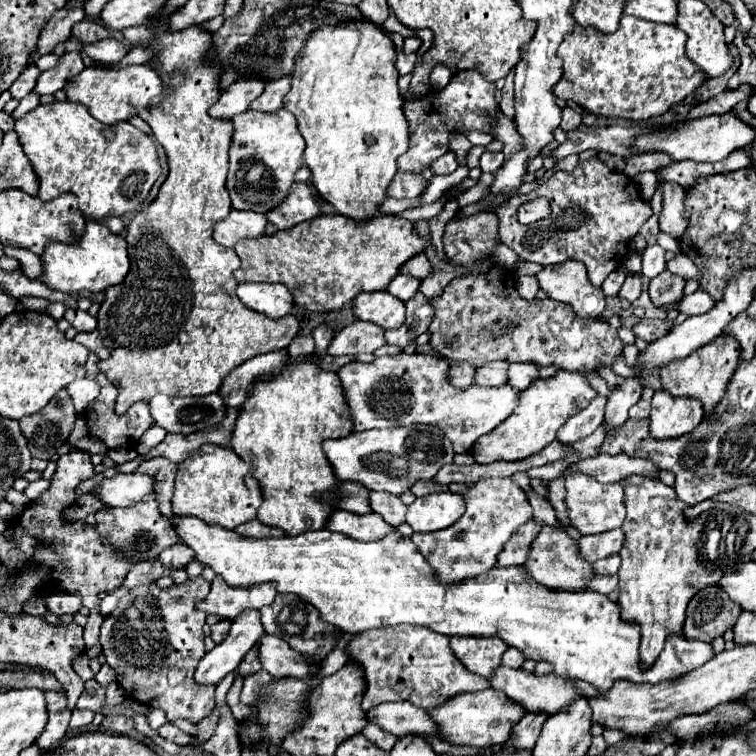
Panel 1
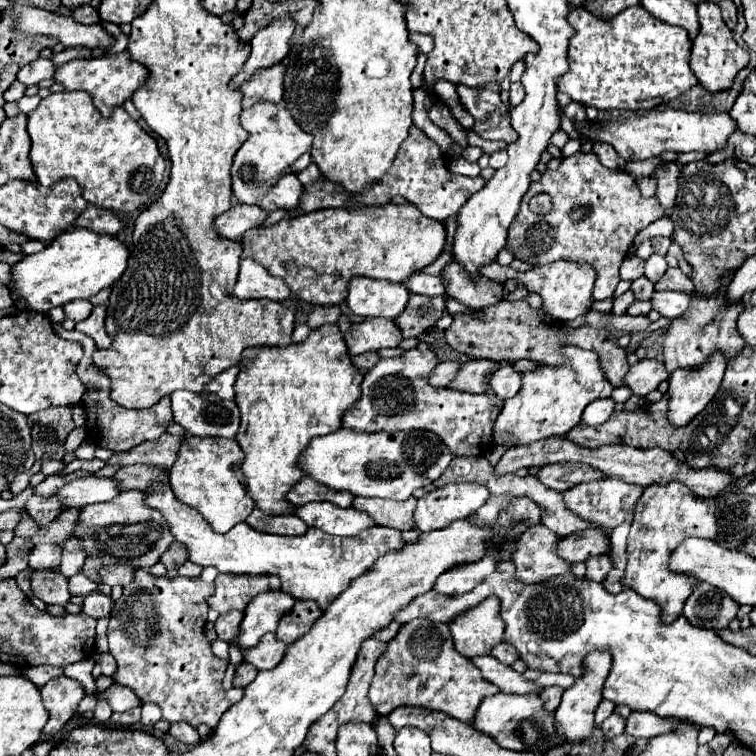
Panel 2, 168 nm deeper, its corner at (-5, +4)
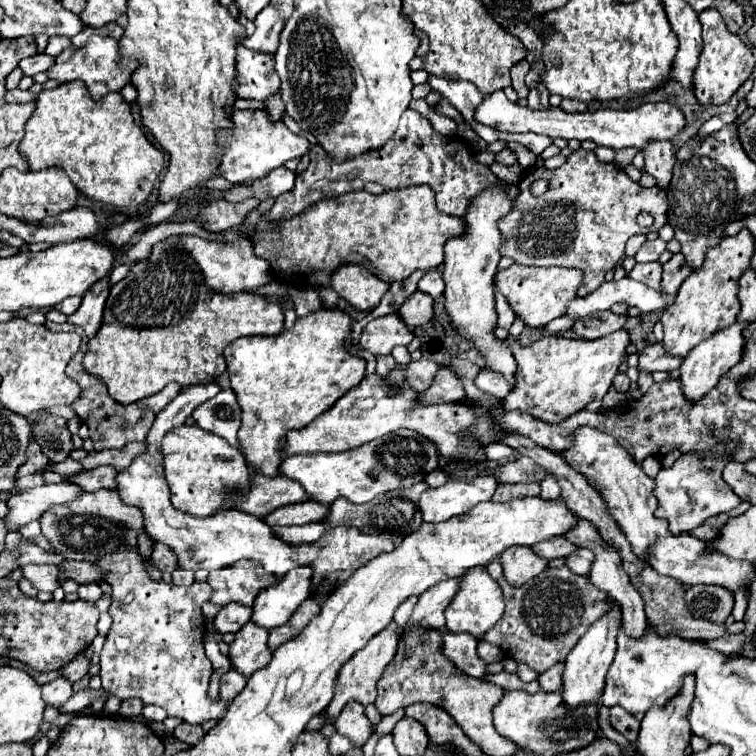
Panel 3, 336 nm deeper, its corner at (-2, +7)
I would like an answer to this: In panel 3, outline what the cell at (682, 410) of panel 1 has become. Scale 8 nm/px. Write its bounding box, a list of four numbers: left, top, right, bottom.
[680,322,746,400]

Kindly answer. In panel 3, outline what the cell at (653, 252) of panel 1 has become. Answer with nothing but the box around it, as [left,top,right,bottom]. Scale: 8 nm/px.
[628,262,662,290]

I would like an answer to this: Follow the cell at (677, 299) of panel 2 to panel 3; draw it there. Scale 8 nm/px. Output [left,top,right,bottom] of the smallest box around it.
[566,278,668,320]

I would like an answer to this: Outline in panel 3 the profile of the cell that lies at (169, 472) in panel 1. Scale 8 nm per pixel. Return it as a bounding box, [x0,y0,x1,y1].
[66,466,116,492]

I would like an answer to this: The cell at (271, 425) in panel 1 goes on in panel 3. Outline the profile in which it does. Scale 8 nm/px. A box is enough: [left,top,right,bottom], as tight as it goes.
[224,308,366,476]

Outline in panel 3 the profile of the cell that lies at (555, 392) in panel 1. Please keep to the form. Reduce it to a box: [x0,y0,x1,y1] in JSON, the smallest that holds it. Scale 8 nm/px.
[504,330,630,424]

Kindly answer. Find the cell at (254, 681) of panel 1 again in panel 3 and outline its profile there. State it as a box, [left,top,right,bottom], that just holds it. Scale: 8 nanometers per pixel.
[96,548,228,724]

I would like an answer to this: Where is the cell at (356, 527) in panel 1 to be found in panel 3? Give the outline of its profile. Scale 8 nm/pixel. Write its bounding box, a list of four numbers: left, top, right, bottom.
[262,500,328,526]

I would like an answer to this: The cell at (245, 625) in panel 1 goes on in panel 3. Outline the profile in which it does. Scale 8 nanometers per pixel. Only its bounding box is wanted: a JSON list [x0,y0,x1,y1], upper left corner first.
[252,566,312,630]

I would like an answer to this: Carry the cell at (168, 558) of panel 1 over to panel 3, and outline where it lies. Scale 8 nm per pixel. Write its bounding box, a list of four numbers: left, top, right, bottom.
[150,544,178,576]

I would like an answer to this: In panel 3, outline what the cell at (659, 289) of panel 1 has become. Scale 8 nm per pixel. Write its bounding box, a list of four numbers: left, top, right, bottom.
[662,254,692,296]

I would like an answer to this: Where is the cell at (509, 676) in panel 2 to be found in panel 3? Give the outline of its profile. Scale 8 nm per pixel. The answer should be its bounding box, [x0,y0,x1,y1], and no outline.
[442,630,486,678]

